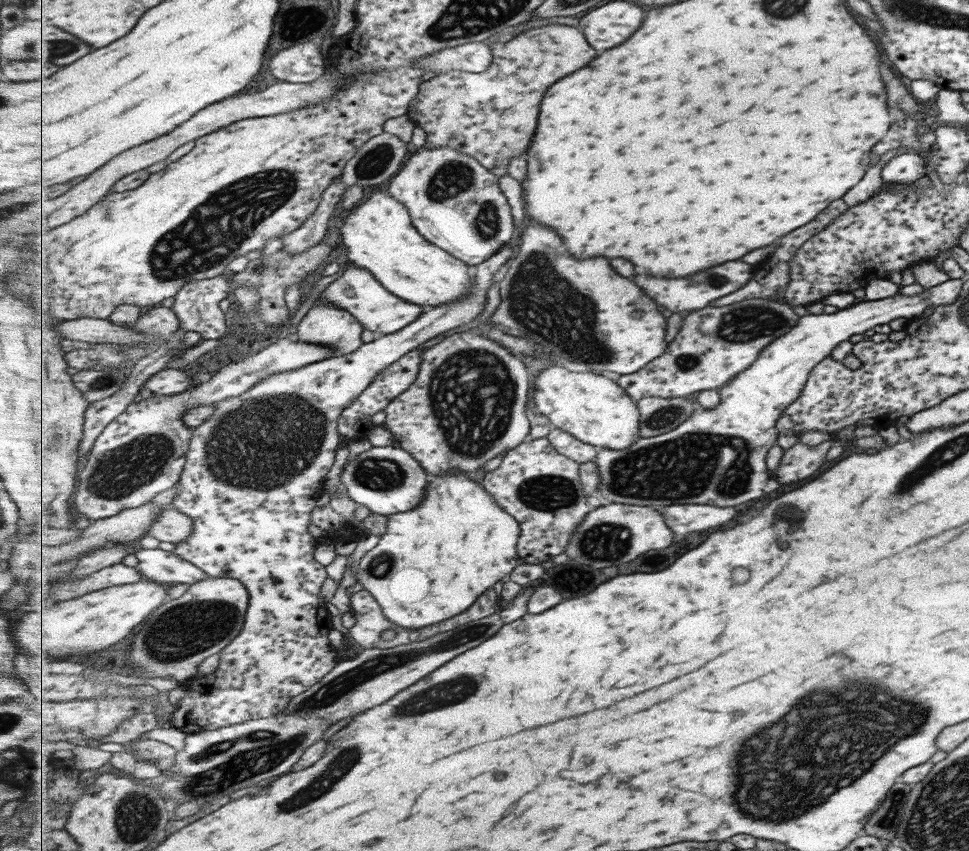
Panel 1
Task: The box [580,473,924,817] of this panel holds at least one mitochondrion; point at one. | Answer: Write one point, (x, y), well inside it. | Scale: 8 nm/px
(786, 520)

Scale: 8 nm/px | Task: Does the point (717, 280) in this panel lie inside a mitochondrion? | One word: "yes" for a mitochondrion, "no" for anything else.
yes

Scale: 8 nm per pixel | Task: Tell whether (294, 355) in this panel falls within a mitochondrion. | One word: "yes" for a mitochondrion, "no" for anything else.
no

